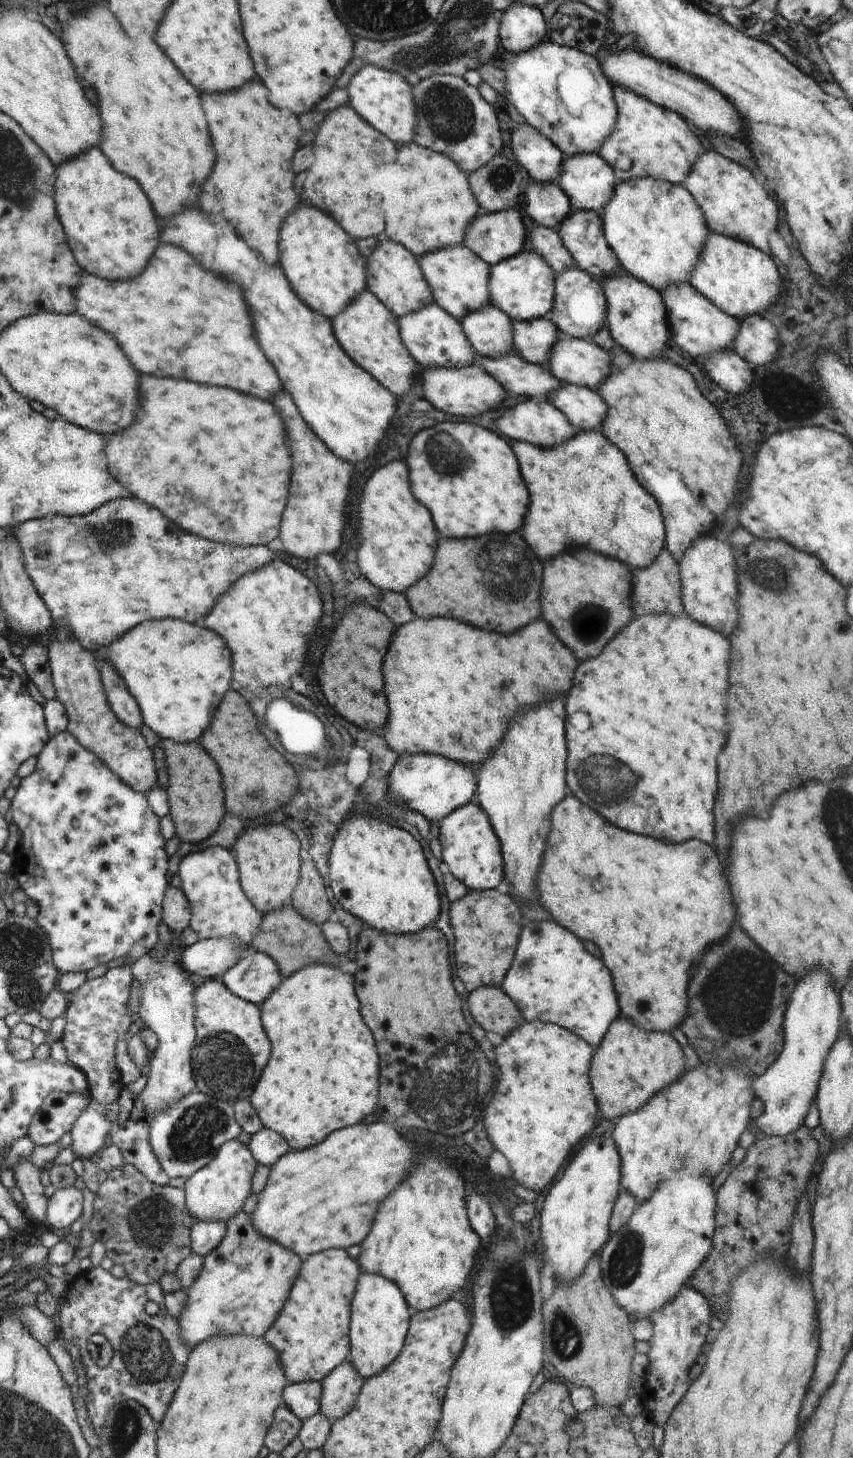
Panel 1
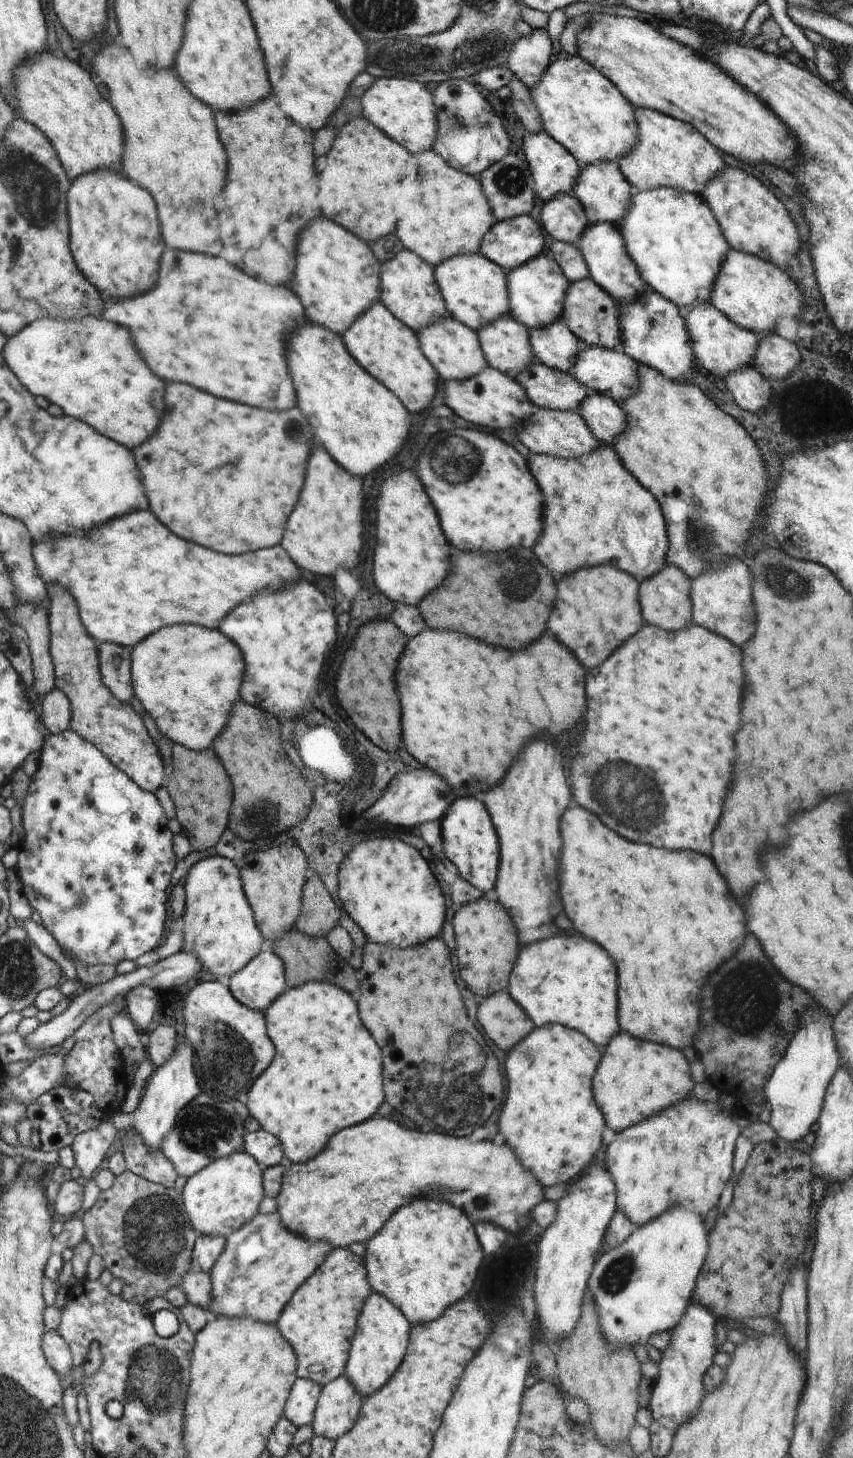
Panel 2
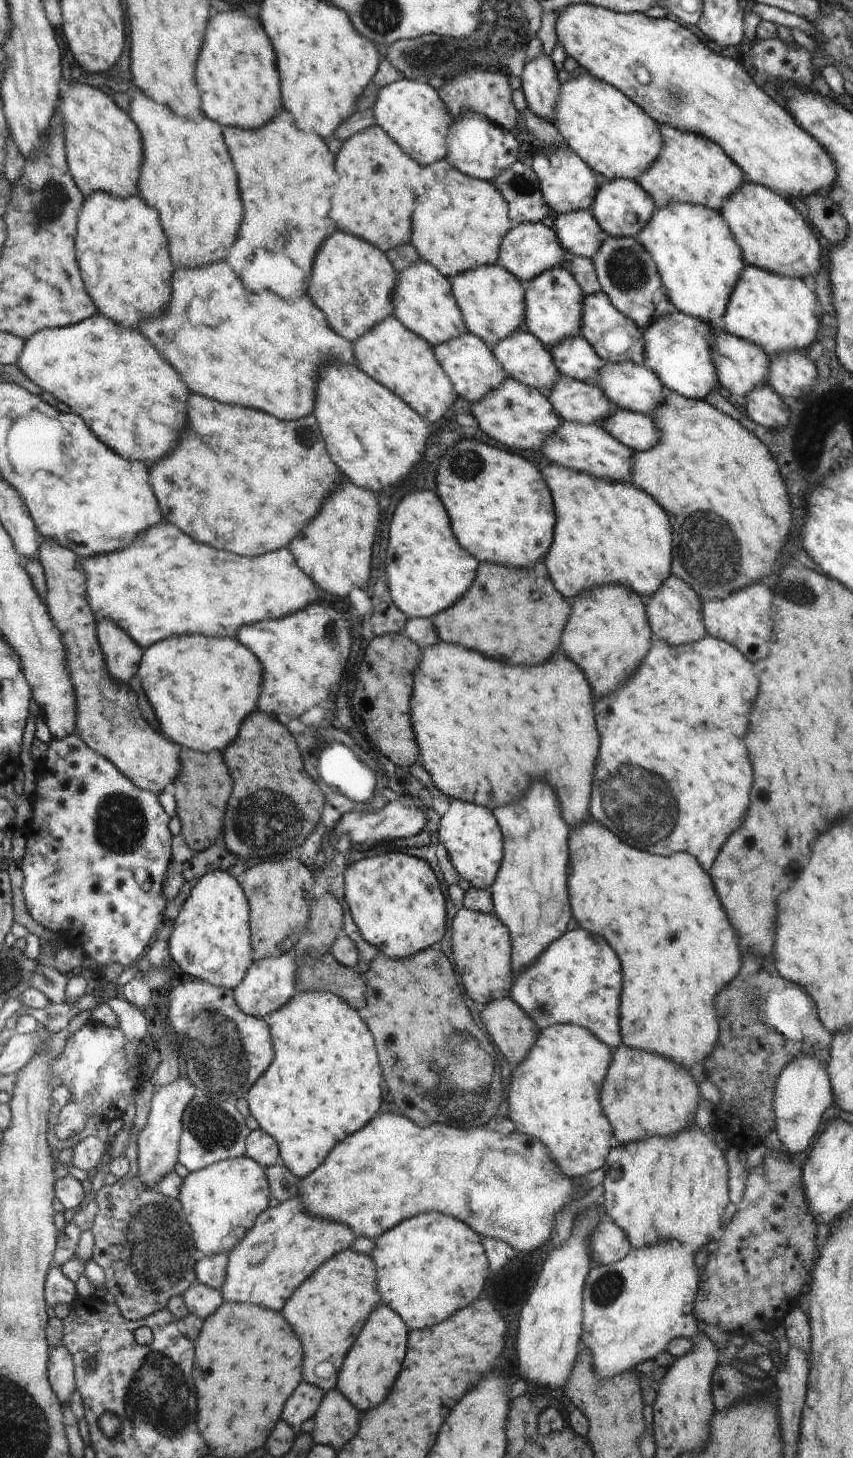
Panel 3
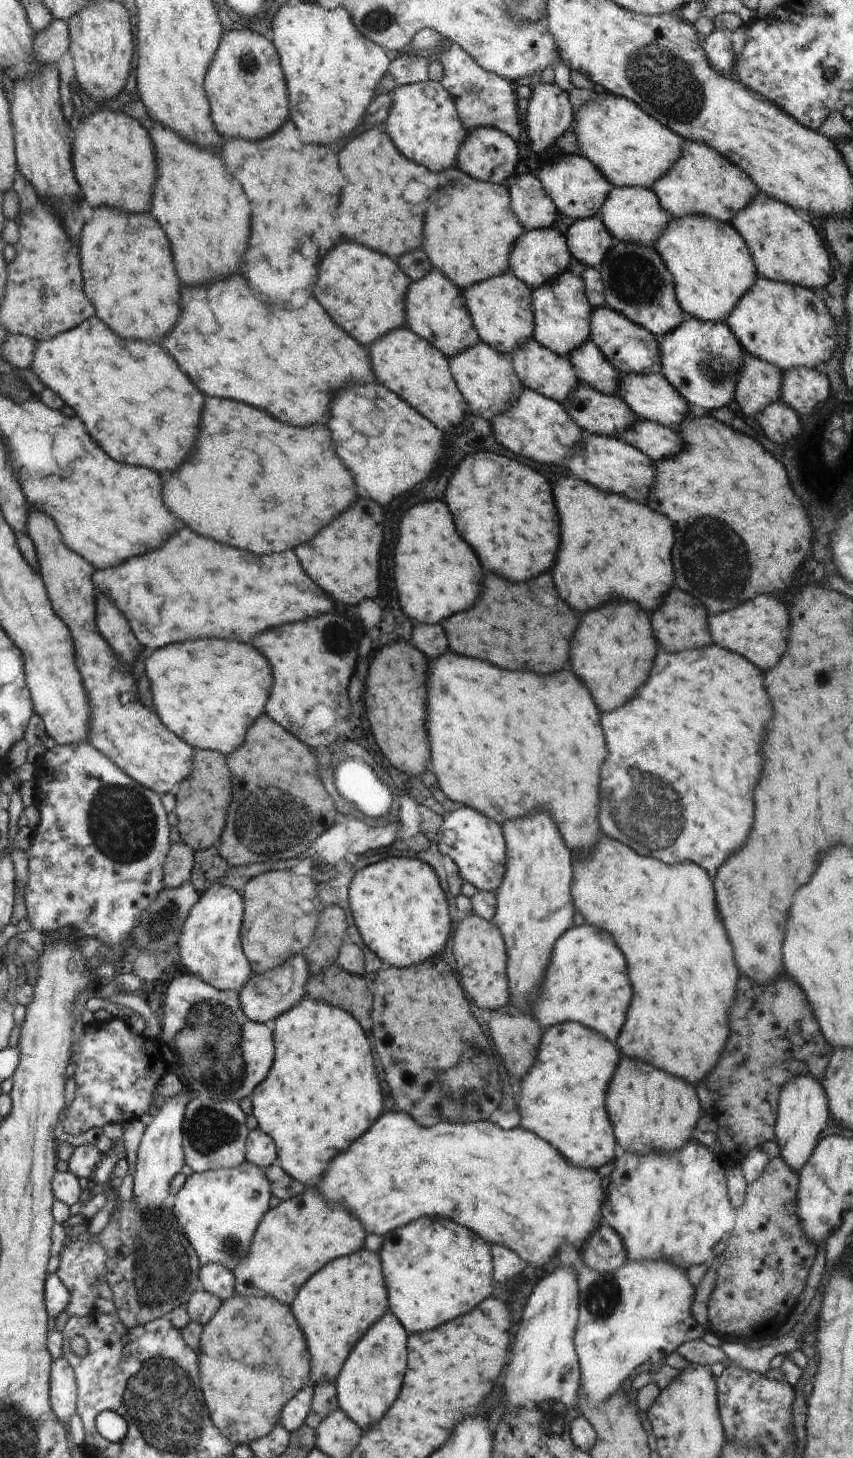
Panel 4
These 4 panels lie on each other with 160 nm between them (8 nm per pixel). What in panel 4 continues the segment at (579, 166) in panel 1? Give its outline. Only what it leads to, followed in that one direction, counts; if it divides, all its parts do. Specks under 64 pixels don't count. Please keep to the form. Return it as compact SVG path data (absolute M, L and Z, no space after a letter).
M615 187L607 196L598 214L617 242L627 242L654 246L670 225L673 216L660 204L658 194L651 188Z

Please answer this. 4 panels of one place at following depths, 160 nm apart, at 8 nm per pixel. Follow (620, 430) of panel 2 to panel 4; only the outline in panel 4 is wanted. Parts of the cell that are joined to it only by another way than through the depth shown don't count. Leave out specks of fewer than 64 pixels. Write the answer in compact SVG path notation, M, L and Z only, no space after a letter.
M639 418L619 437L647 453L654 462L667 459L682 450L682 436L679 431L651 420Z

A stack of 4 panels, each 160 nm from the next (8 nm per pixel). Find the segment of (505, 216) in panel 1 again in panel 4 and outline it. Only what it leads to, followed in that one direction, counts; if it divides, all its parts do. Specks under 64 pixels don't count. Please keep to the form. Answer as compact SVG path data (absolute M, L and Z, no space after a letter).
M556 226L547 229L525 230L522 238L515 243L511 251L510 270L534 290L542 287L545 282L550 282L552 278L558 278L560 274L568 270L570 258L572 255L567 237L558 232Z

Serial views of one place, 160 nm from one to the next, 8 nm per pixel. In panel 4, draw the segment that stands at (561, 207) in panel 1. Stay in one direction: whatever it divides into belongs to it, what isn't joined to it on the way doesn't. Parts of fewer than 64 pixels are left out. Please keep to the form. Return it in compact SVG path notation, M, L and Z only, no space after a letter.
M599 216L578 219L564 233L571 255L586 267L600 269L607 252L614 246L614 236Z

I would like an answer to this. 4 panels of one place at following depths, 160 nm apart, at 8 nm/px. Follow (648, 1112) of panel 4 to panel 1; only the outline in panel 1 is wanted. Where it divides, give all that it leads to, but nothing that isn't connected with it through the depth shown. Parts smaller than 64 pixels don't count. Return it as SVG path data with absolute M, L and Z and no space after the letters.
M628 1017L614 1020L596 1049L596 1064L591 1068L600 1114L615 1122L628 1112L638 1112L654 1095L680 1080L688 1071L682 1049L670 1034L644 1030Z

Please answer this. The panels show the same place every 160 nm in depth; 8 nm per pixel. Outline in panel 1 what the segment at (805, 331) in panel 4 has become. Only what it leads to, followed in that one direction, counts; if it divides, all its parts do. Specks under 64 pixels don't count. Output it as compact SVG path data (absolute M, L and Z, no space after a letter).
M709 232L706 244L697 261L697 265L693 268L689 282L722 312L736 320L742 321L746 317L754 315L763 316L776 306L778 294L781 294L780 286L782 286L780 273L778 273L776 267L776 263L773 263L772 258L760 249L754 248L754 246L745 242Z

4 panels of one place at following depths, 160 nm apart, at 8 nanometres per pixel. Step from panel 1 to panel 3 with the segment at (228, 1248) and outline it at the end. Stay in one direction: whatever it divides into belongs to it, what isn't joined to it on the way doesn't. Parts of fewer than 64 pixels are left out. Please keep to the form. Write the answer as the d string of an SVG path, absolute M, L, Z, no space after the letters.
M297 1197L292 1198L276 1208L268 1208L256 1220L256 1228L227 1254L226 1276L219 1291L225 1302L256 1304L272 1312L282 1312L304 1280L341 1251L351 1249L353 1243L350 1228L310 1216Z

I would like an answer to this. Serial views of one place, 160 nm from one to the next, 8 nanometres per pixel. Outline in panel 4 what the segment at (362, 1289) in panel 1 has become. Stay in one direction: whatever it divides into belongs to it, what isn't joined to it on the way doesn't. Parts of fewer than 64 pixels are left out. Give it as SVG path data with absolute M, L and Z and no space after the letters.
M387 1312L378 1323L365 1332L343 1364L342 1372L335 1380L339 1408L364 1431L368 1427L375 1426L398 1398L404 1372L406 1372L406 1329L398 1322L395 1314Z

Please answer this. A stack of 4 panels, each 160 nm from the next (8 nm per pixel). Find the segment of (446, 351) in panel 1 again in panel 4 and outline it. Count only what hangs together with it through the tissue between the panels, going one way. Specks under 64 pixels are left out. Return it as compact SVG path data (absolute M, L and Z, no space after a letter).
M480 341L474 347L467 348L450 359L450 369L459 391L468 401L469 410L474 416L482 416L490 422L496 415L507 411L518 399L521 384L515 371L512 354L500 353L491 345Z

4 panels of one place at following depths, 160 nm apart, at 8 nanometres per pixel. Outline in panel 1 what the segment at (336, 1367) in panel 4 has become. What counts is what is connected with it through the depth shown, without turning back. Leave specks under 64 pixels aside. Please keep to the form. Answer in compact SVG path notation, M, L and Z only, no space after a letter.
M344 1249L320 1251L303 1261L300 1280L292 1287L292 1300L284 1304L276 1328L263 1339L279 1353L287 1379L292 1383L321 1381L339 1364L349 1360L351 1302L362 1268Z

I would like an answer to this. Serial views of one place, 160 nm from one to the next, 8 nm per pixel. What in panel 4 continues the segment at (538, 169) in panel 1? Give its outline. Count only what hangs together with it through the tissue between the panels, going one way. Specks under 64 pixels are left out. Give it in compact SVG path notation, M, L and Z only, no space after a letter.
M565 153L565 158L561 162L544 166L538 173L545 193L556 205L559 214L565 214L578 219L587 219L598 216L602 210L607 196L615 186L592 164L587 157Z

